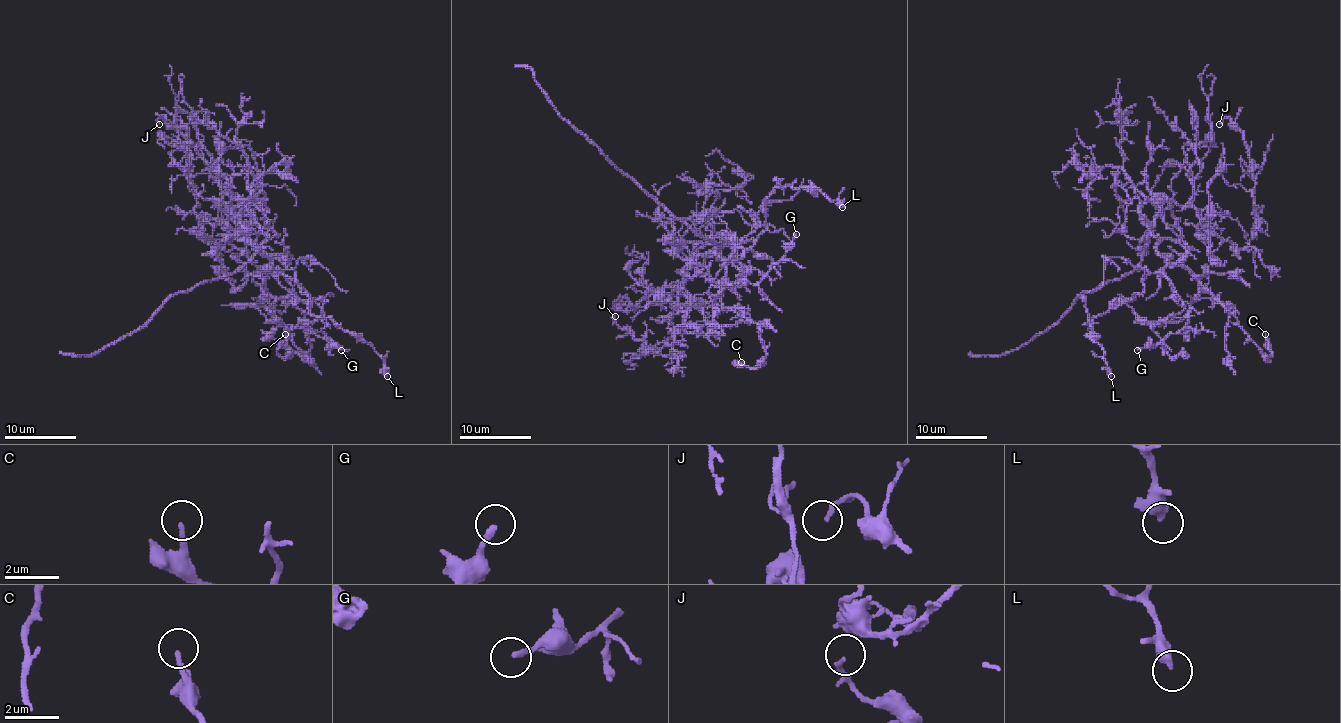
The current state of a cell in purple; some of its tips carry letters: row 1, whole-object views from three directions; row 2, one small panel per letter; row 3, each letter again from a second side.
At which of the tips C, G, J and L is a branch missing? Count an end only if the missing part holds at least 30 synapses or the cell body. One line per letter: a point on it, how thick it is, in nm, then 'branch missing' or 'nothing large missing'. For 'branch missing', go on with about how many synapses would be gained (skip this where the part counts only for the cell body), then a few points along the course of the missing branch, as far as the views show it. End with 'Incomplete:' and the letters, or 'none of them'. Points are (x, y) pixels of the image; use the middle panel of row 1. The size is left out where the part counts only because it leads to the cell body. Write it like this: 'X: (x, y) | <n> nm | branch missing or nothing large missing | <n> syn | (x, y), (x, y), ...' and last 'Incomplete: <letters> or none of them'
C: (741, 362) | 160 nm | nothing large missing
G: (796, 234) | 220 nm | nothing large missing
J: (615, 316) | 120 nm | nothing large missing
L: (842, 207) | 320 nm | nothing large missing
Incomplete: none of them

